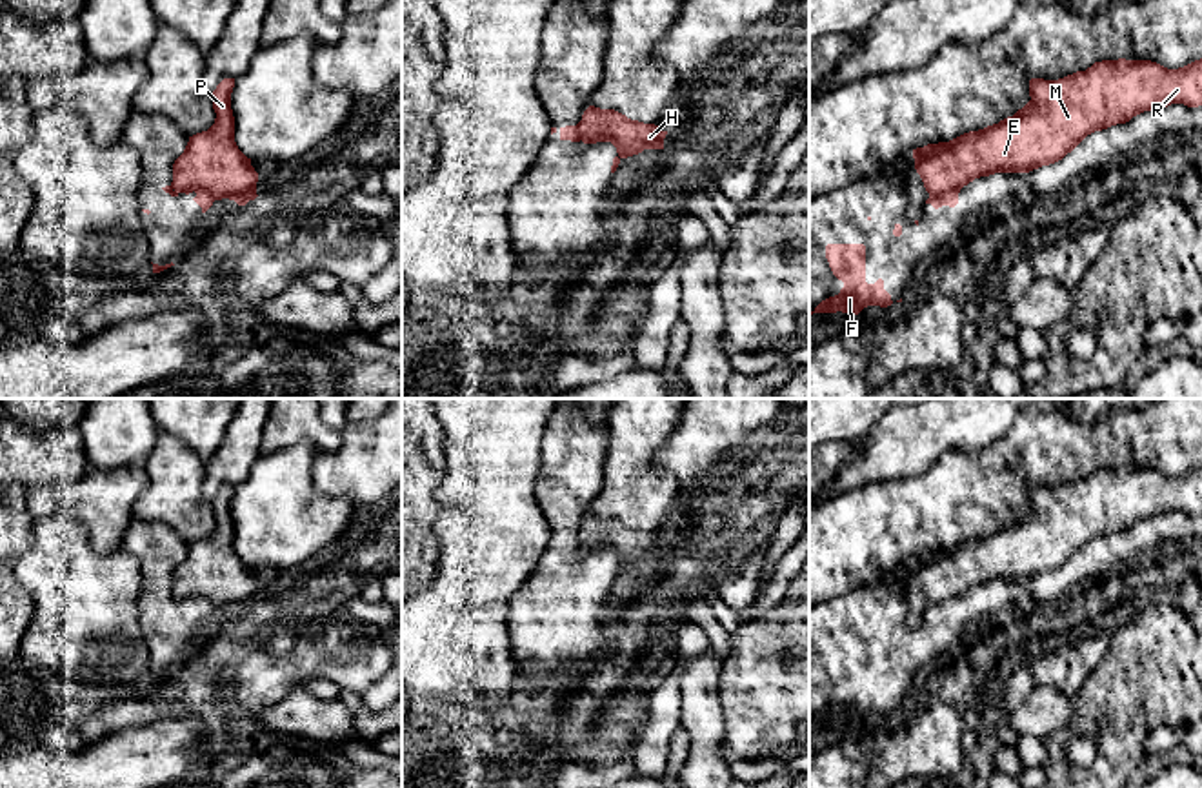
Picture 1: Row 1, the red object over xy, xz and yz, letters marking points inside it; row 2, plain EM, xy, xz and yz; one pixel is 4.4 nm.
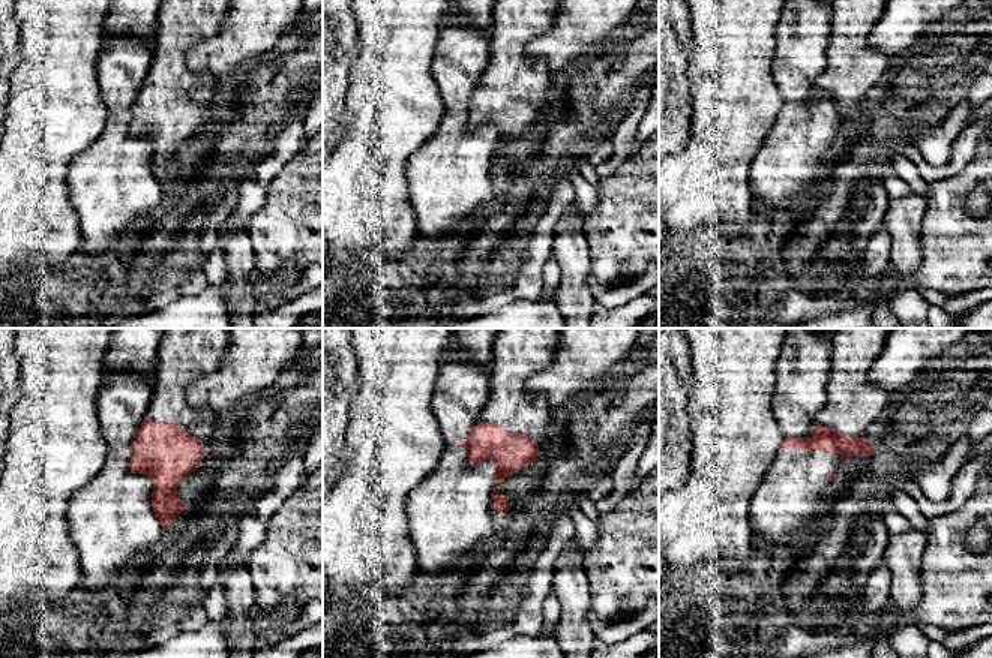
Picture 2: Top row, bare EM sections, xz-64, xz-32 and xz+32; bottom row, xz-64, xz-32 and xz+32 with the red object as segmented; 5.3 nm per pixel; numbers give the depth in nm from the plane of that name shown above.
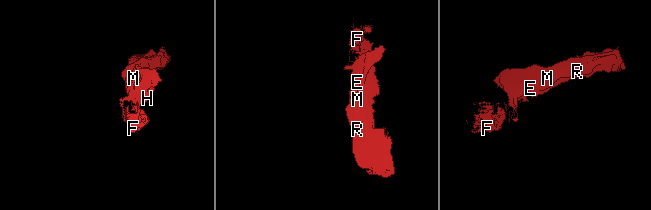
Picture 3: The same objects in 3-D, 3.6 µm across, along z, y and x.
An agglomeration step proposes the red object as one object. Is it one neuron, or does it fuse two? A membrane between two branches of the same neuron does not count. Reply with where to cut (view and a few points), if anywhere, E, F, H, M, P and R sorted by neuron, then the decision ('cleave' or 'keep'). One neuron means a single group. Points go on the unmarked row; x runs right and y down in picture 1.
cut in xy along (171, 592), (175, 597), (206, 597), (215, 606); E H M P R / F; cleave

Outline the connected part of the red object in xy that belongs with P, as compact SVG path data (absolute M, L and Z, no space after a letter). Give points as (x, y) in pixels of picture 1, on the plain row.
M224 486L211 500L215 531L189 544L184 561L173 571L173 597L204 597L215 608L229 606L238 613L255 608L258 581L235 550L231 500L235 486Z

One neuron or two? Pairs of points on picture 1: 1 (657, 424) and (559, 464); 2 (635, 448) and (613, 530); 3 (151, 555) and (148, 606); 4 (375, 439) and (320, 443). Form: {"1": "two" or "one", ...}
{"1": "two", "2": "one", "3": "one", "4": "two"}

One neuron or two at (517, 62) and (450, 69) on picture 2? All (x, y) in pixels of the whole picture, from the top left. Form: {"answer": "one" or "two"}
{"answer": "two"}

